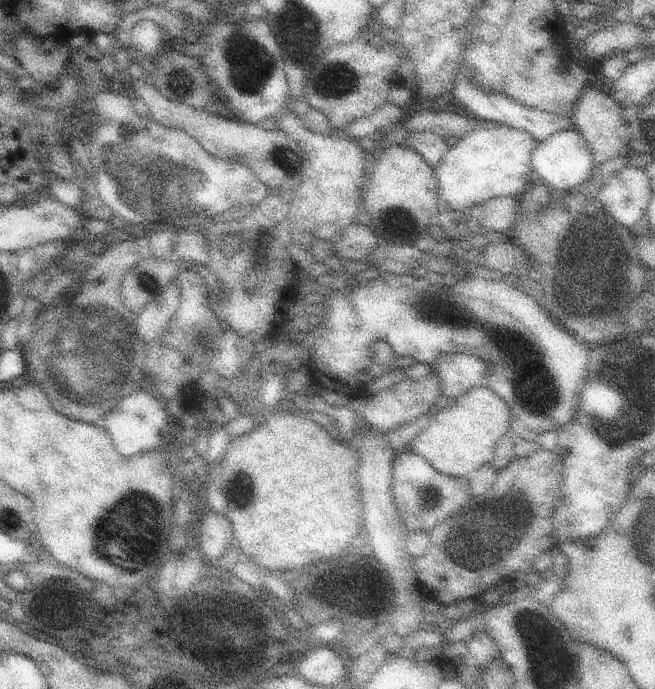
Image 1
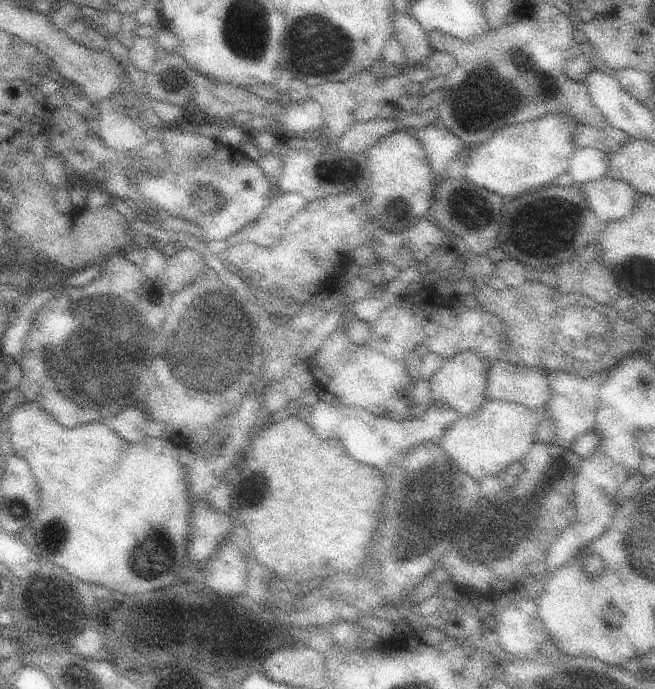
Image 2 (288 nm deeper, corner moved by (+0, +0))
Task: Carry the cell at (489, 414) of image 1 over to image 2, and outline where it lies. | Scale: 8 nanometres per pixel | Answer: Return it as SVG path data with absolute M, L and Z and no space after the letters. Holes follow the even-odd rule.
M485 400L473 416L463 416L445 428L439 446L459 470L469 474L473 480L481 480L483 476L503 472L503 468L511 466L511 462L521 462L527 450L537 442L537 428L537 414L529 412L525 406L501 400Z

